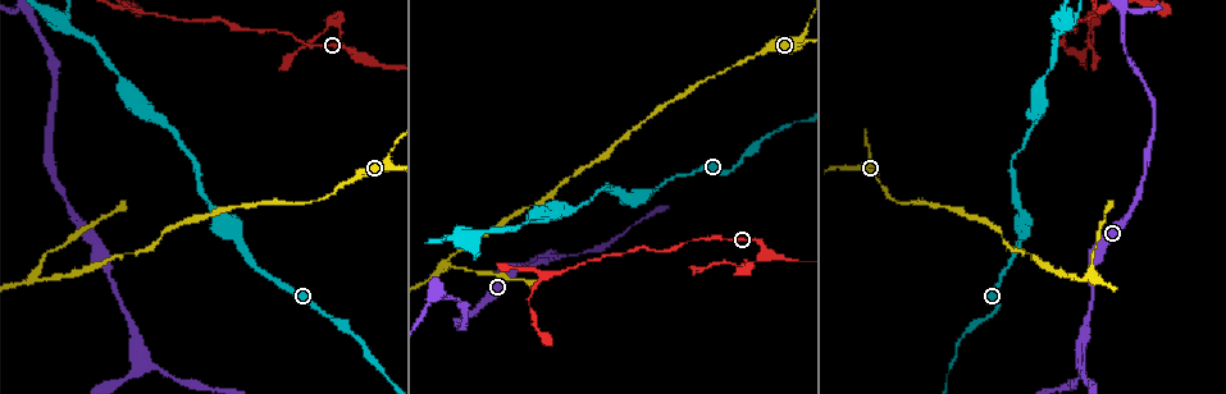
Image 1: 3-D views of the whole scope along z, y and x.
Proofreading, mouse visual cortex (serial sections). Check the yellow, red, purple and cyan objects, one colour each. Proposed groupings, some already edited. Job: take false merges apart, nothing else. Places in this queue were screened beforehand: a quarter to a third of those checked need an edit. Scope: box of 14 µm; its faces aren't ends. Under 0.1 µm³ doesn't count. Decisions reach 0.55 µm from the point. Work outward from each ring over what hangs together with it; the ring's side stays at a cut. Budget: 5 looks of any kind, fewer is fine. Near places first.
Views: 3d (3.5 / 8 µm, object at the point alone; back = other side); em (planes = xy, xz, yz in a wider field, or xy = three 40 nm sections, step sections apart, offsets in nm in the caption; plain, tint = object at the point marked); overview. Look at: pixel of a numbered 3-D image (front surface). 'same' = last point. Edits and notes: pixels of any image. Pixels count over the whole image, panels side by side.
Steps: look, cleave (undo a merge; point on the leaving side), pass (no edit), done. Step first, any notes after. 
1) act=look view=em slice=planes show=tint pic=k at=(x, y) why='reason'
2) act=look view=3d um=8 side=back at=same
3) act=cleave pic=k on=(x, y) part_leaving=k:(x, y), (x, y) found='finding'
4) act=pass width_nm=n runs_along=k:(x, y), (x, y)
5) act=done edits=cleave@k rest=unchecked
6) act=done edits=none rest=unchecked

act=look view=3d um=8 side=back pic=1 at=(1087, 277) why='branch point'

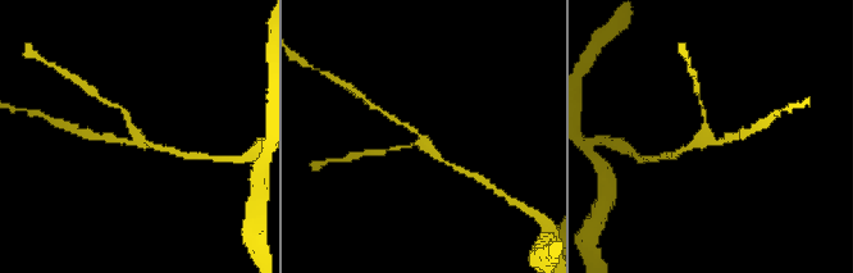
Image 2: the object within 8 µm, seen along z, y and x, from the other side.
act=look view=3d um=3.5 pic=2 at=(706, 138)

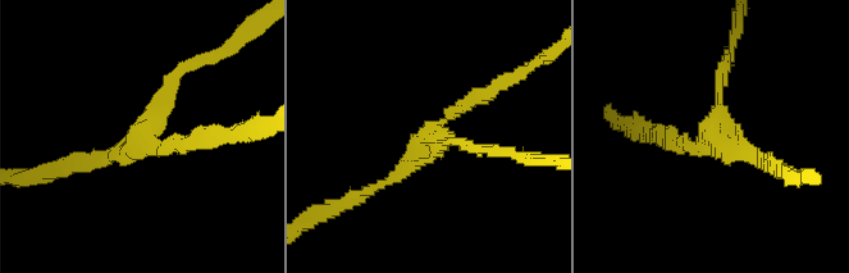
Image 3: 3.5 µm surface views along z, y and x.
act=look view=em slice=planes show=tint pic=3 at=(431, 131) arms=3 arm_widths_nm=150,150,200 why='need the tissue'

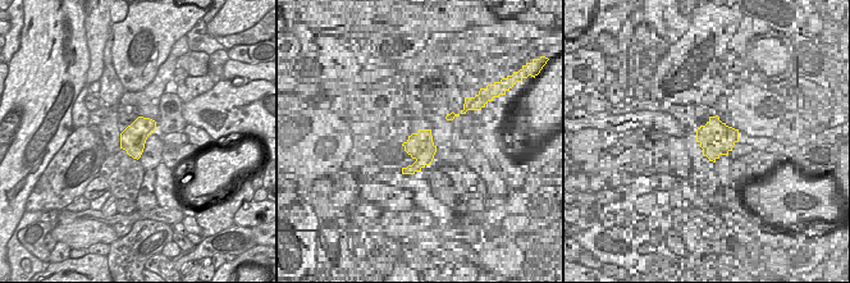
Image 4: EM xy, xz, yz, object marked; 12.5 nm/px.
act=pass runs_along=3:(661, 131), (699, 146), (726, 68) found='all the same cell'

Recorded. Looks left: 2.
act=look view=3d um=3.5 pic=1 at=(473, 248) why='arms part here'

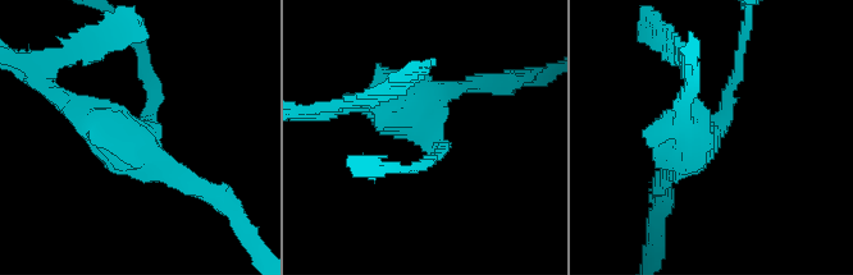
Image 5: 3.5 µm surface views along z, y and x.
act=look view=em slice=planes show=tint pic=5 at=(135, 132) arms=3 arm_widths_nm=150,200,200 why='need the tissue'

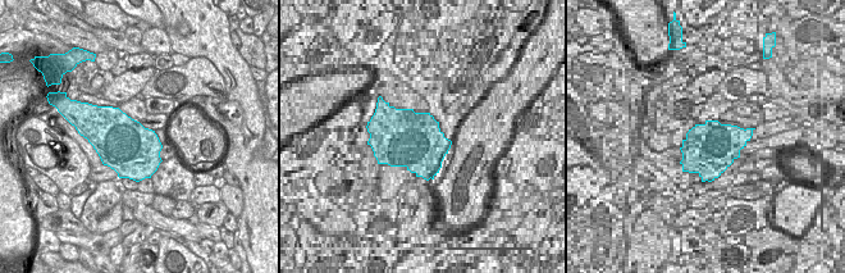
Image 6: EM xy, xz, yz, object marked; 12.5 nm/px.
act=pass width_nm=650 runs_along=5:(191, 184), (53, 97) found='all the same cell'

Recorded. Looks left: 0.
act=done edits=none rest=unchecked

